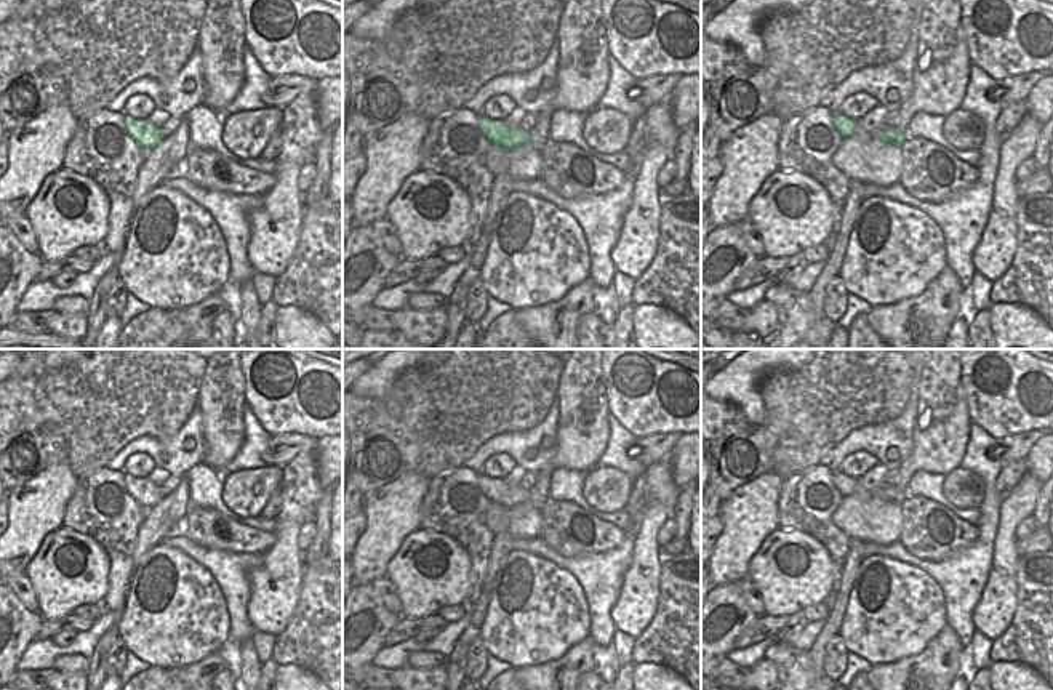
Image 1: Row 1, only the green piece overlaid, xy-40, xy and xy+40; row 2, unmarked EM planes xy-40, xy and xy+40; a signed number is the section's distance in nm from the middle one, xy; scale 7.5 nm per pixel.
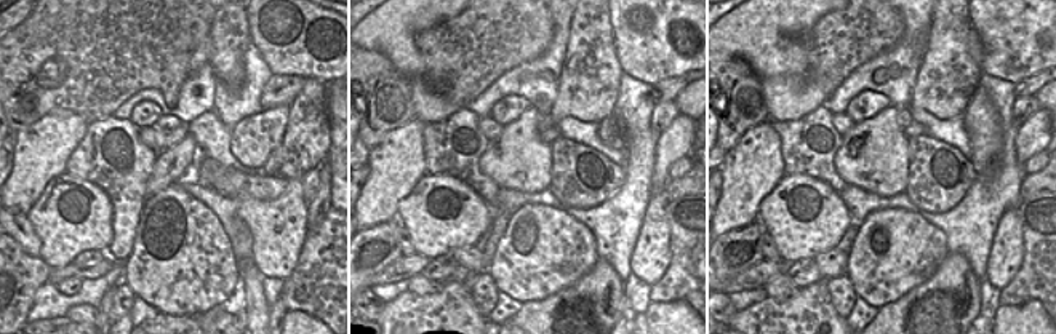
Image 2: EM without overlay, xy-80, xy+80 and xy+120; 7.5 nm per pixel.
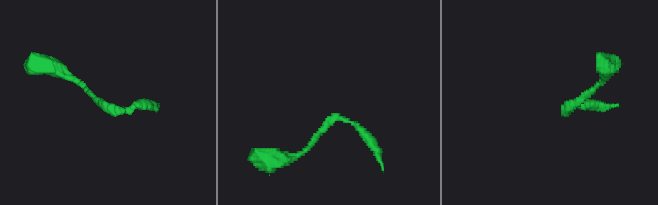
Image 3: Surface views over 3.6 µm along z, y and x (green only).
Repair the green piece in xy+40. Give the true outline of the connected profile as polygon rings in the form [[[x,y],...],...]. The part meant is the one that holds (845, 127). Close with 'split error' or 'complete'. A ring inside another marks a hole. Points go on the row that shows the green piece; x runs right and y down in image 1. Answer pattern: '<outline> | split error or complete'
[[[840,110],[832,114],[832,125],[837,133],[845,139],[856,131],[858,120],[845,117]]] | complete

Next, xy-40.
[[[125,115],[123,125],[126,128],[128,136],[147,150],[154,149],[165,139],[158,133],[158,126],[149,123],[147,120],[136,120],[130,115]]] | complete

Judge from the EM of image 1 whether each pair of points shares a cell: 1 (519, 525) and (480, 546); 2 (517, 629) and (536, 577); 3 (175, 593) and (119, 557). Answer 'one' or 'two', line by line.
1: two
2: one
3: two

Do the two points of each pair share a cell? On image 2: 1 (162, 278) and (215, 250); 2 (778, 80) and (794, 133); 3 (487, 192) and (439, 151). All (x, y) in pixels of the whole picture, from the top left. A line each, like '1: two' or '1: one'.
1: one
2: two
3: one

